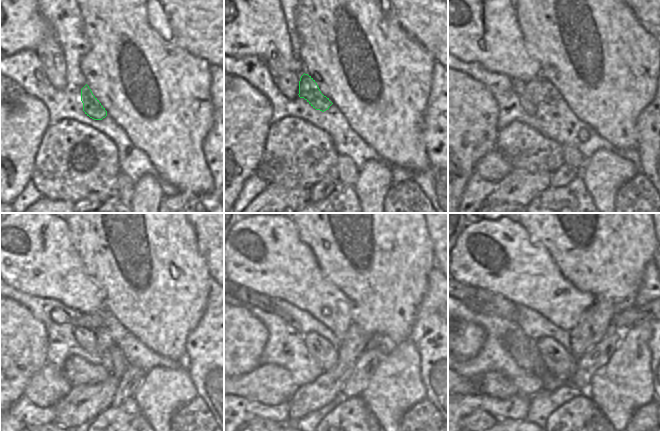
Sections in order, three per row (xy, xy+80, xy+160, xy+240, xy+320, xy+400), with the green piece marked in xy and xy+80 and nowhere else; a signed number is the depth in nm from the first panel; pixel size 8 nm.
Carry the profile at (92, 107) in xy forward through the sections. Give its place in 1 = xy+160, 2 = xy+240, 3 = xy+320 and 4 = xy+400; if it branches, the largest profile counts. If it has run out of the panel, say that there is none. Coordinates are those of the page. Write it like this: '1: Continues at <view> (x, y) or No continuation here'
1: Continues at xy+160 (538, 90)
2: Continues at xy+240 (97, 319)
3: Continues at xy+320 (248, 296)
4: Continues at xy+400 (468, 290)

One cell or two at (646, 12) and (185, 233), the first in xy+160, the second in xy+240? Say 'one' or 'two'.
two

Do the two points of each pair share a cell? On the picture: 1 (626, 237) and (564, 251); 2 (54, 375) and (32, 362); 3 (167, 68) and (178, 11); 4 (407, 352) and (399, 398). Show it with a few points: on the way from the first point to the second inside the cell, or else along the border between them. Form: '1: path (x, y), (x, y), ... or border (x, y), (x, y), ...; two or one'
1: path (611, 237), (600, 237), (589, 248), (579, 249); one
2: border (46, 363), (31, 377), (27, 386); two
3: border (155, 29), (166, 41), (193, 54); two
4: path (403, 363), (399, 371), (399, 387); one

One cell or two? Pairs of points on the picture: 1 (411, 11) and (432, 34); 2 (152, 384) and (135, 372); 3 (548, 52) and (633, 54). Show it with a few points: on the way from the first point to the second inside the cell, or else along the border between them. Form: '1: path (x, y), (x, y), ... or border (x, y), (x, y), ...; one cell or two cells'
1: path (417, 17), (428, 28); one cell
2: border (147, 372), (134, 397); two cells
3: path (569, 70), (588, 88), (594, 89), (612, 73); one cell

